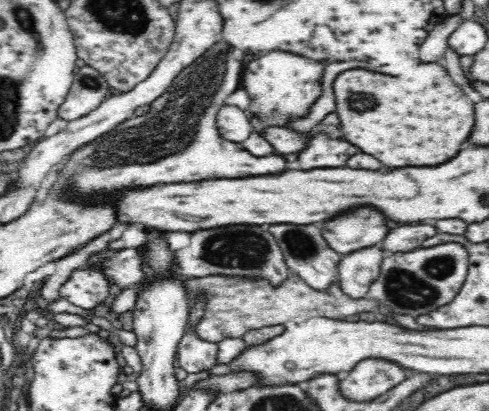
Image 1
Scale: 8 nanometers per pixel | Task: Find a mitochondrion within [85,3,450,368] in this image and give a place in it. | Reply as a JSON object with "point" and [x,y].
{"point":[246,249]}

